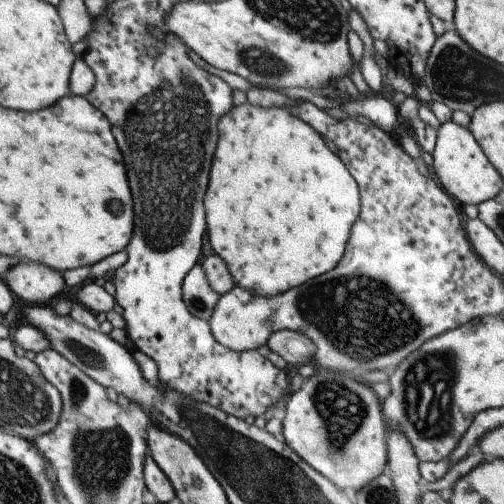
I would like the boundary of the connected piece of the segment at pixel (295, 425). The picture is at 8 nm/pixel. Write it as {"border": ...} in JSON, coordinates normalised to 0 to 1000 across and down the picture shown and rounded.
{"border":[[[629,728],[591,778],[575,780],[558,827],[563,873],[571,885],[675,972],[702,982],[730,956],[768,937],[768,835],[756,812],[756,794],[734,764],[718,760],[702,744]]]}

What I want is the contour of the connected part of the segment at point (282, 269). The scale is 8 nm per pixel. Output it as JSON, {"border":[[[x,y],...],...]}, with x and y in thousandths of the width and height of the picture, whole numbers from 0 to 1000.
{"border":[[[486,202],[472,210],[460,210],[460,218],[437,238],[433,246],[437,278],[429,290],[425,321],[417,333],[417,365],[409,381],[409,417],[413,417],[413,476],[421,496],[448,520],[468,565],[512,583],[512,587],[548,587],[571,573],[595,567],[595,560],[611,560],[643,540],[655,540],[667,532],[675,512],[687,500],[687,484],[694,468],[698,444],[706,440],[716,415],[716,397],[710,365],[690,341],[683,319],[645,286],[637,266],[615,252],[615,246],[599,242],[587,228],[575,226],[560,212],[500,210]]]}

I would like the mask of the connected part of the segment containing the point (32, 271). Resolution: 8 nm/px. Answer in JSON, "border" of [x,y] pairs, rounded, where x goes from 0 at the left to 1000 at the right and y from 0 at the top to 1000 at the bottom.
{"border":[[[56,514],[30,520],[8,556],[28,587],[69,605],[99,605],[131,565],[121,540]]]}

